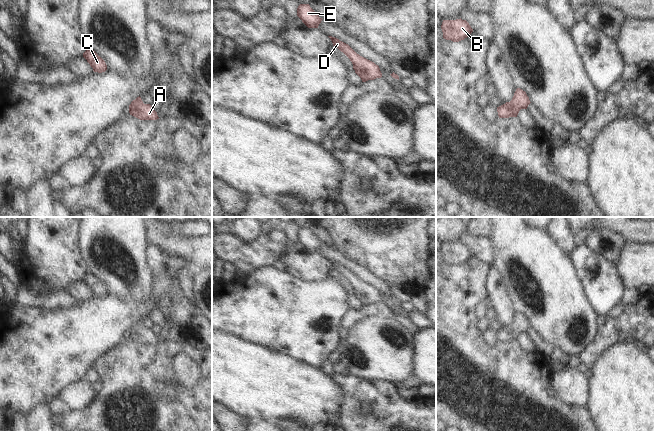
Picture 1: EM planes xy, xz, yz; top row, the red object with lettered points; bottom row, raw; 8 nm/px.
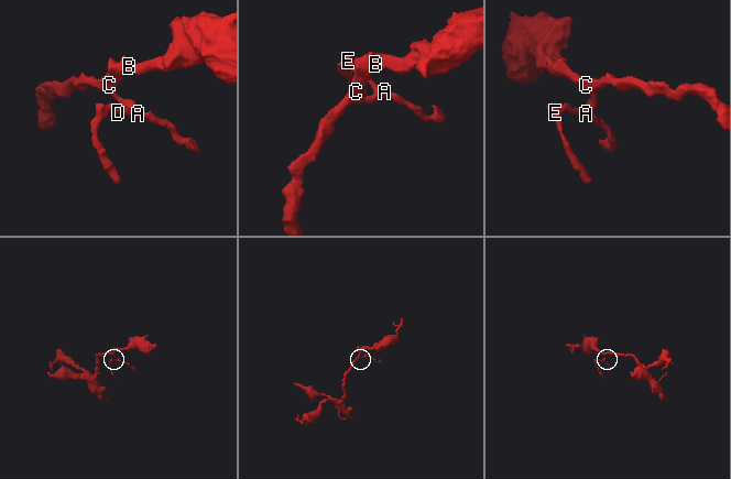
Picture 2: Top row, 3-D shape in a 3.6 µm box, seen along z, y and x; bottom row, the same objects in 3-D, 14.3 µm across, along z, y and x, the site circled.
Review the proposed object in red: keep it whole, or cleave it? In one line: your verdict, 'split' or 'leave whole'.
leave whole

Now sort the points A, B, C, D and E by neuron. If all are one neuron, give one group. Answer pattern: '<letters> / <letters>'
A B C D E

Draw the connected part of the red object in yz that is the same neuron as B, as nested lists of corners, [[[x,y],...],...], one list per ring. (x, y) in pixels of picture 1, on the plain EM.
[[[461,242],[456,244],[443,244],[441,253],[443,262],[453,266],[464,264],[473,256],[469,247]]]

